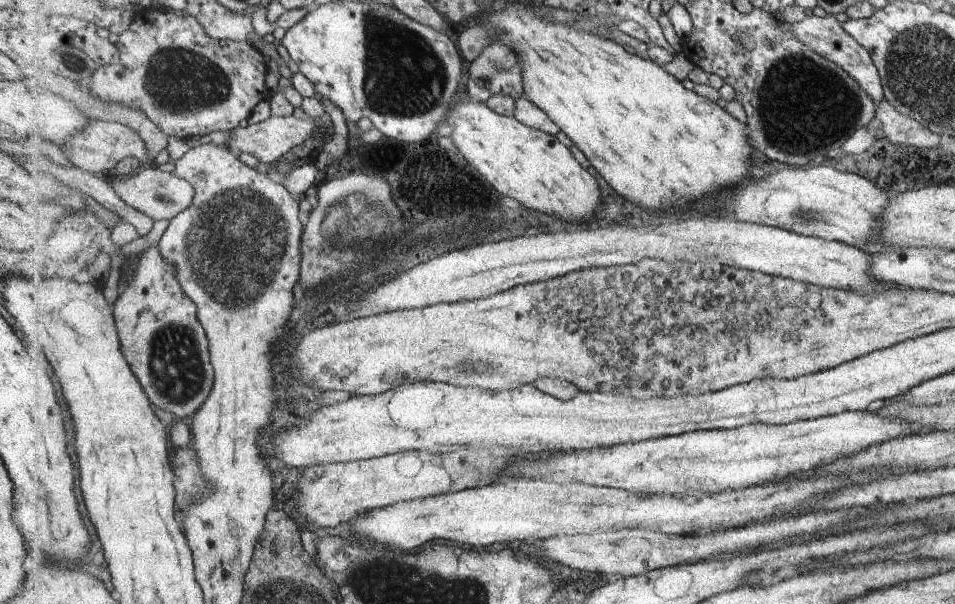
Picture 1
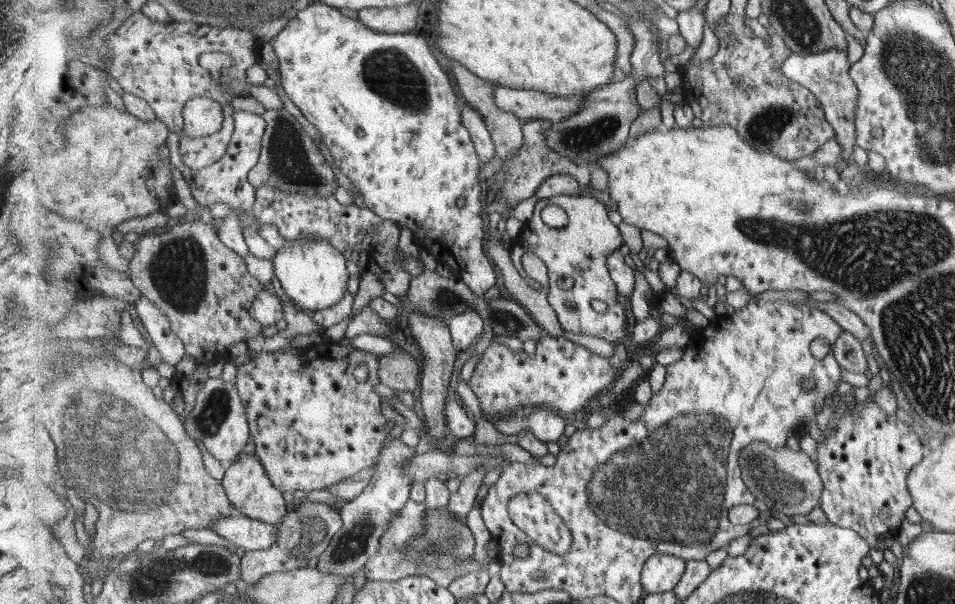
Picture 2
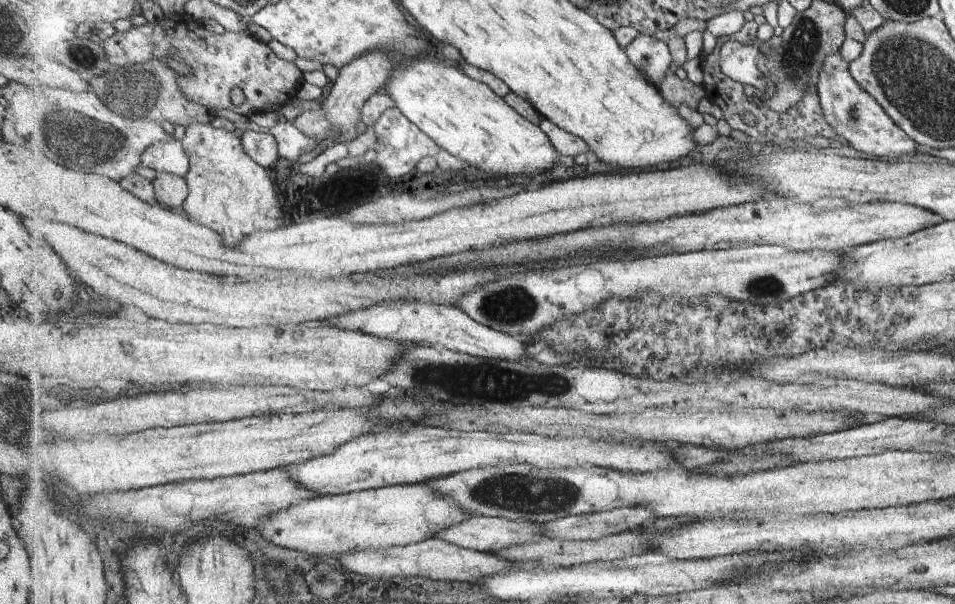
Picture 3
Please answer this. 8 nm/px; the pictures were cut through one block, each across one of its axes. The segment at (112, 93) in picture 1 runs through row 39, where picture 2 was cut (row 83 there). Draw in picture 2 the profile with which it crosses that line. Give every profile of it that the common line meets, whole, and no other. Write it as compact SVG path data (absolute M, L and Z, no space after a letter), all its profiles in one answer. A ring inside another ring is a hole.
M132 11L115 32L107 35L106 43L110 58L103 62L123 91L148 103L156 113L156 118L170 127L171 133L183 132L185 129L184 109L191 99L201 96L221 104L224 113L221 131L204 138L182 138L180 143L182 162L193 169L202 169L217 163L226 155L235 132L235 113L229 104L232 100L231 92L227 95L215 87L214 76L201 66L201 55L207 52L231 54L235 58L235 65L222 70L220 81L225 84L230 79L246 82L248 68L255 63L261 63L258 50L262 39L249 28L219 27L219 22L174 22L173 20L179 18L153 22L141 11Z

